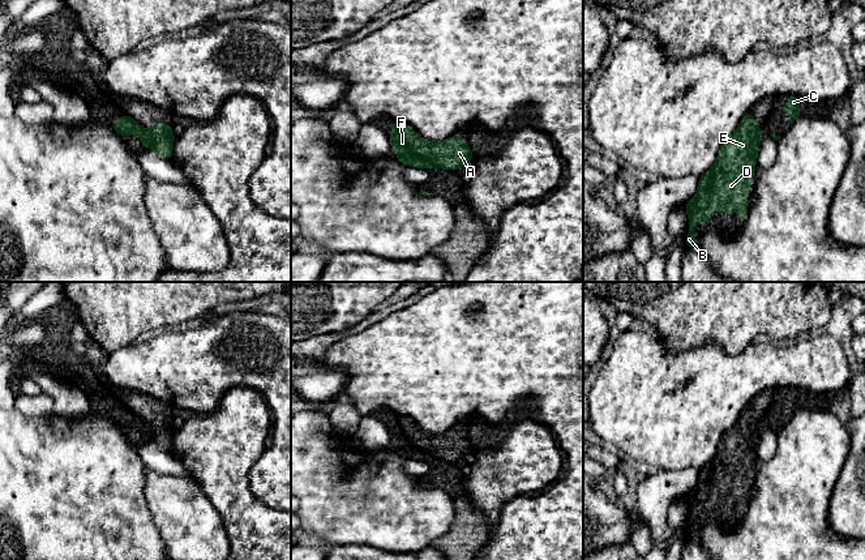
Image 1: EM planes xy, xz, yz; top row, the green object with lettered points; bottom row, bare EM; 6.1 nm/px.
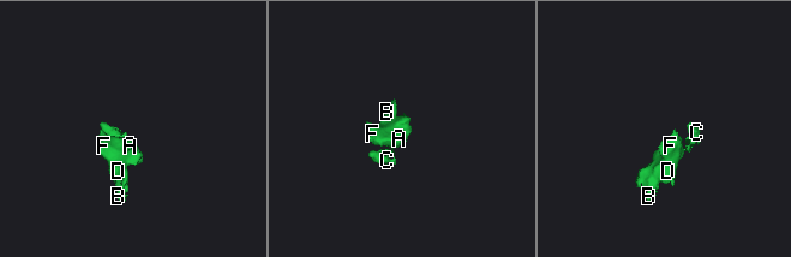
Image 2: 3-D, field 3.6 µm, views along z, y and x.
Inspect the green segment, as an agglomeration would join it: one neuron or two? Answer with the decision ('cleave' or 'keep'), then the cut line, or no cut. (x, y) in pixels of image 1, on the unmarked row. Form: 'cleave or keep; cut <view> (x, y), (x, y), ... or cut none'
keep; cut none

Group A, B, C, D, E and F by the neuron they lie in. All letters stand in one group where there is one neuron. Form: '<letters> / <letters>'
A B C D E F

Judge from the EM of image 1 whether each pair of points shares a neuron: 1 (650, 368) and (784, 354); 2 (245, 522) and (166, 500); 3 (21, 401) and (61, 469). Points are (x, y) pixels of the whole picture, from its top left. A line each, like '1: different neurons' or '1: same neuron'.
1: same neuron
2: different neurons
3: different neurons

